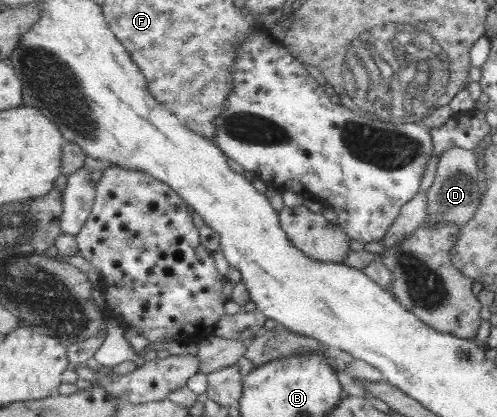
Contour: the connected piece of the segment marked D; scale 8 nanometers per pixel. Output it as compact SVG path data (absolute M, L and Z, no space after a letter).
M454 147L440 157L437 175L432 187L428 190L429 209L427 224L444 220L446 223L467 225L475 217L474 212L479 208L480 188L478 188L478 166L476 156L470 150Z

